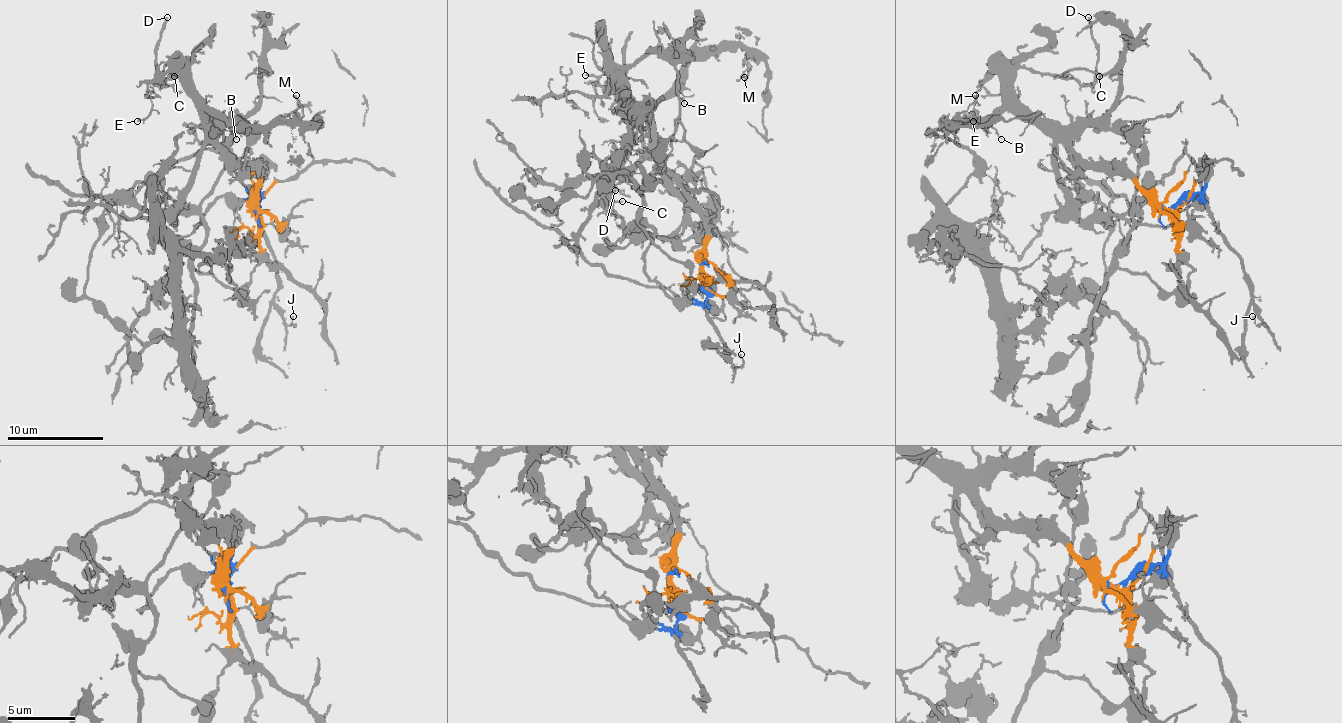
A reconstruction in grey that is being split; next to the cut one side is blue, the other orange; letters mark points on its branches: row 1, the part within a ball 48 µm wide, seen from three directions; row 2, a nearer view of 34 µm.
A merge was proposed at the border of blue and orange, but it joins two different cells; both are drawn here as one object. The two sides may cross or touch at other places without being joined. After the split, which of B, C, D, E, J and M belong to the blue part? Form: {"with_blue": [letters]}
{"with_blue": ["J"]}

